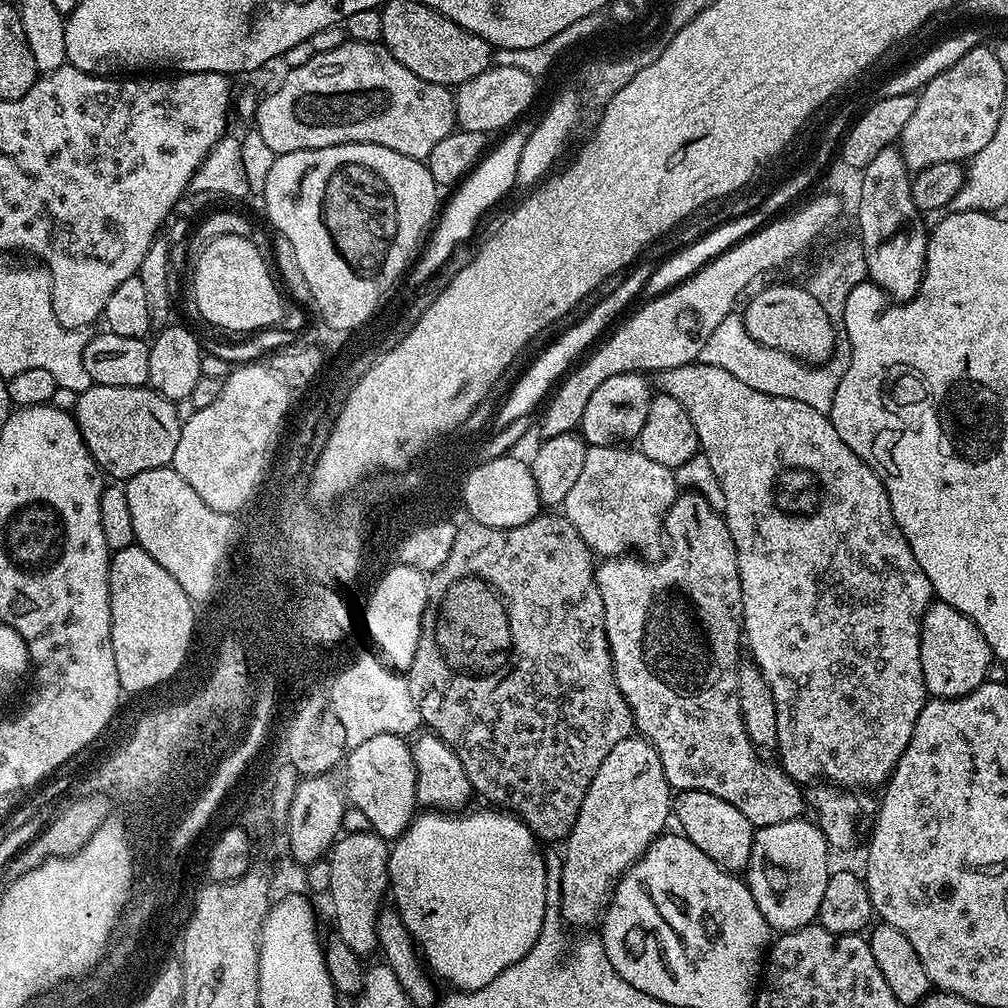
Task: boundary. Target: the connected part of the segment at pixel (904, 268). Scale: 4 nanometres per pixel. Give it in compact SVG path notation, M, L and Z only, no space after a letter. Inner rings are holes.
M889 146L886 150L881 150L874 158L874 162L870 162L865 168L862 169L862 175L864 176L860 180L860 205L856 208L856 220L860 223L860 233L858 233L859 239L864 246L864 266L866 269L866 276L871 283L880 287L892 302L903 302L906 300L912 300L916 297L916 291L920 288L920 283L924 277L924 267L926 266L926 254L928 253L928 237L929 233L924 232L924 224L922 221L922 214L914 206L912 201L912 181L910 179L910 169L904 165L904 159L900 153L899 147Z

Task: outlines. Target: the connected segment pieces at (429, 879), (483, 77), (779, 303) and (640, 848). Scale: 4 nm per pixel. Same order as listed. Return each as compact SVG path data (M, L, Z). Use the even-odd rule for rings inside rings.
M480 806L477 812L461 811L459 814L449 814L444 810L424 810L419 813L409 824L408 829L400 836L395 837L388 854L388 883L390 896L394 901L394 907L403 918L405 926L412 931L412 939L416 941L427 967L437 977L441 976L446 983L452 984L453 989L461 992L473 992L482 986L486 986L502 970L509 968L514 962L518 962L531 950L538 934L542 930L542 922L547 912L545 906L546 896L546 866L544 865L545 853L540 852L541 845L536 835L521 822L520 817L507 811L497 810L492 806Z
M514 66L488 68L478 74L478 78L470 78L470 82L455 89L457 125L489 134L495 134L499 128L511 129L523 117L520 115L531 106L536 96L536 84L537 81L526 74L526 70L514 70Z
M772 284L761 292L755 292L747 297L748 305L742 311L742 319L750 338L757 340L761 348L777 348L779 352L790 354L793 360L809 366L832 359L832 354L838 347L837 325L826 314L826 310L822 310L818 298L814 298L807 287Z
M627 736L602 758L562 849L560 916L565 925L588 928L601 919L616 881L669 827L673 808L674 792L666 782L662 758L643 736Z

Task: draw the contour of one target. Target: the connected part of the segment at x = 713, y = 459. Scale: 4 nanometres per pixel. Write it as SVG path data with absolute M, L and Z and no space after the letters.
M693 362L686 366L674 366L665 372L657 372L654 384L663 395L674 398L686 410L700 439L699 451L710 462L718 482L722 485L724 506L722 515L734 538L734 550L738 558L738 578L742 582L742 610L744 611L743 639L746 648L752 651L751 659L760 668L770 690L773 691L774 706L777 707L777 742L780 750L778 763L790 779L801 786L813 782L827 781L849 790L872 788L883 785L896 769L898 758L914 734L914 722L922 714L922 706L929 699L922 678L922 658L920 657L920 619L926 614L928 605L933 603L934 593L930 578L918 566L914 550L906 542L894 514L890 510L890 498L874 470L838 438L831 419L825 413L806 406L794 398L782 398L762 394L754 386L746 386L742 378L734 378L730 370L722 370L713 364Z

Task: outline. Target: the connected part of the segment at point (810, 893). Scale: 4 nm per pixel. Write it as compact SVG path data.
M811 819L778 822L778 826L755 829L746 883L769 929L783 934L804 928L816 920L830 875L828 854L830 847L827 838Z

